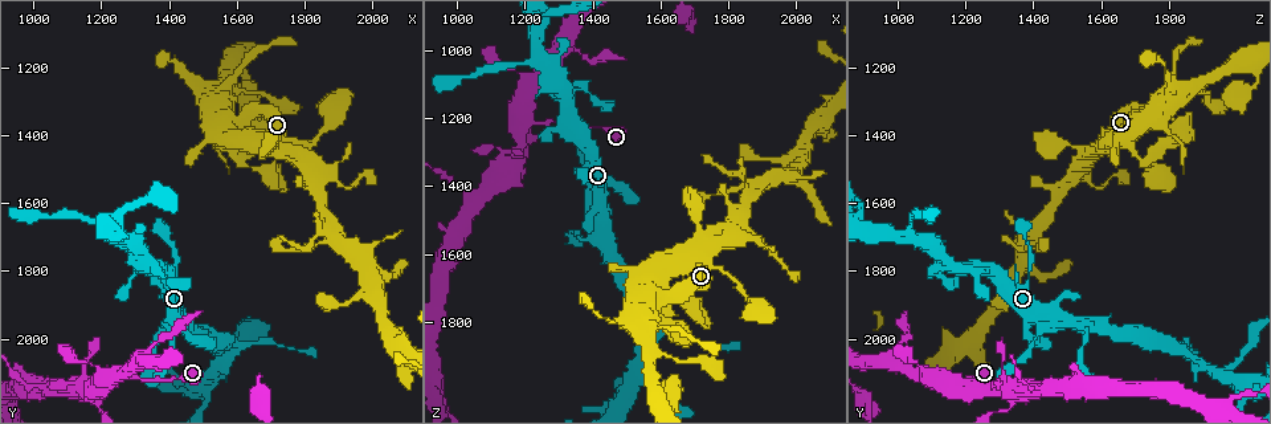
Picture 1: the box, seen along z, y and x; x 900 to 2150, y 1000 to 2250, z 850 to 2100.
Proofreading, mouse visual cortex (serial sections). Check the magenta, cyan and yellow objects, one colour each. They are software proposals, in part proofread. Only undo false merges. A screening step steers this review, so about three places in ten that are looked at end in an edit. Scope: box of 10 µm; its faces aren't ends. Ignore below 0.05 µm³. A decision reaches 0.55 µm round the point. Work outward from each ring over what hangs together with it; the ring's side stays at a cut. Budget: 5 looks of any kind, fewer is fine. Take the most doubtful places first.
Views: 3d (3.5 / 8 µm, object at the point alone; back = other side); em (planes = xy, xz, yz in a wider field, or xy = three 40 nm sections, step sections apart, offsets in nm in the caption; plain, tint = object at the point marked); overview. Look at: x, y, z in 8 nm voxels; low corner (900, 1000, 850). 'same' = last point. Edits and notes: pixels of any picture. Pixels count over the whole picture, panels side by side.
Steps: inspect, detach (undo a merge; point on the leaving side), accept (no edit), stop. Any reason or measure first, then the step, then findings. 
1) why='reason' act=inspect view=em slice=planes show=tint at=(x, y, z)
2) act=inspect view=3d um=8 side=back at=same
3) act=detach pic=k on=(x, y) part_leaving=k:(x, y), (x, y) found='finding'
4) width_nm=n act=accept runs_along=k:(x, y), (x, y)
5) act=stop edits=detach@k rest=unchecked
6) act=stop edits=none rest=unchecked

why='three arms meet' act=inspect view=3d um=3.5 at=(1610, 1480, 1730)

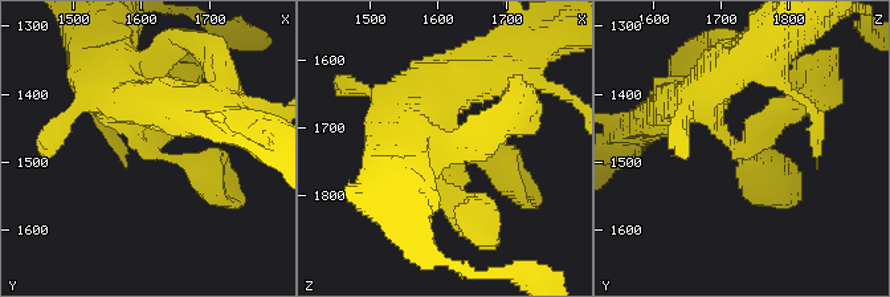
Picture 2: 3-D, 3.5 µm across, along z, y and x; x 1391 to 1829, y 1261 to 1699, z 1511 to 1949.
arms=3 arm_widths_nm=200,350,350 act=inspect view=em slice=planes show=tint at=(1615, 1485, 1735)

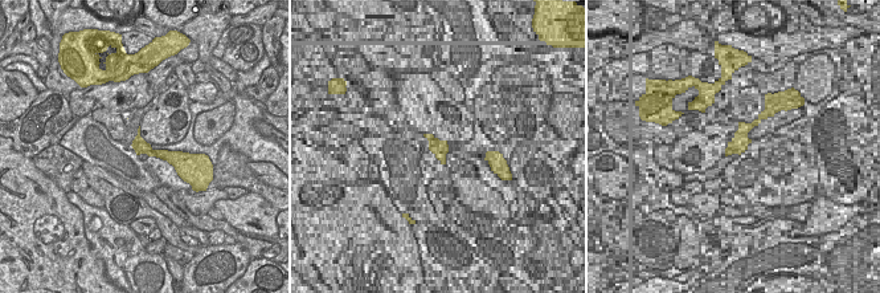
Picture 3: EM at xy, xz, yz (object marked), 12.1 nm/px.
act=accept runs_along=2:(404, 102), (461, 174), (457, 207) found='all the same cell'

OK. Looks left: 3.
why='sudden change in width' act=inspect view=3d um=3.5 side=back at=(1410, 2000, 1400)

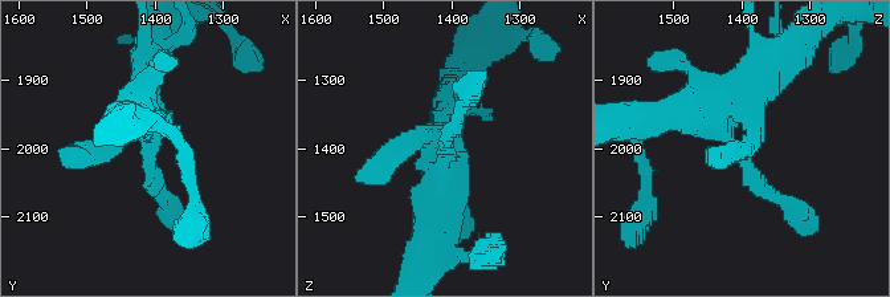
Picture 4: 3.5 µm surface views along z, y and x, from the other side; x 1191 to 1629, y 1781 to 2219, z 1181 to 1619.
why='need the tissue' act=inspect view=em slice=planes show=tint at=(1410, 2005, 1400)

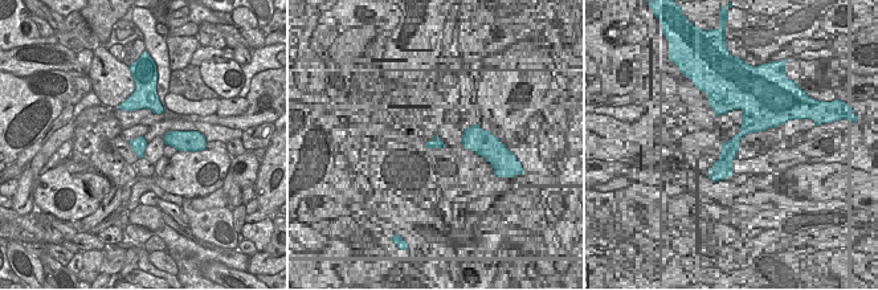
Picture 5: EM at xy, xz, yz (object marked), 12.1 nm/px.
act=accept runs_along=4:(730, 86), (702, 102), (797, 212) found='all the same cell'

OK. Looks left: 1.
act=stop edits=none rest=unchecked

